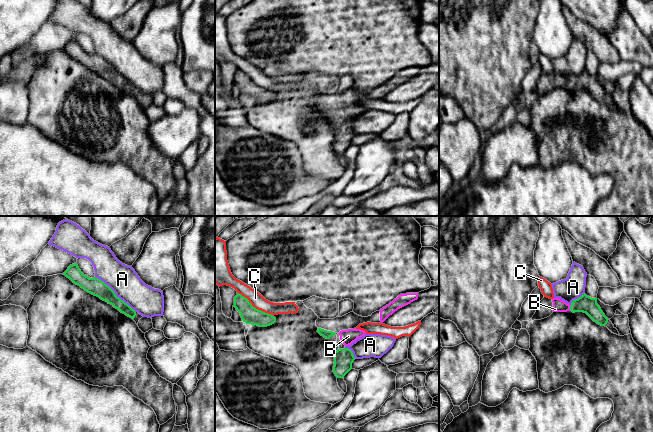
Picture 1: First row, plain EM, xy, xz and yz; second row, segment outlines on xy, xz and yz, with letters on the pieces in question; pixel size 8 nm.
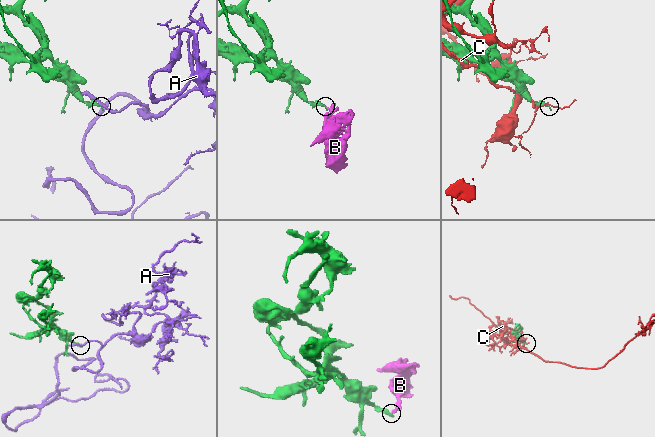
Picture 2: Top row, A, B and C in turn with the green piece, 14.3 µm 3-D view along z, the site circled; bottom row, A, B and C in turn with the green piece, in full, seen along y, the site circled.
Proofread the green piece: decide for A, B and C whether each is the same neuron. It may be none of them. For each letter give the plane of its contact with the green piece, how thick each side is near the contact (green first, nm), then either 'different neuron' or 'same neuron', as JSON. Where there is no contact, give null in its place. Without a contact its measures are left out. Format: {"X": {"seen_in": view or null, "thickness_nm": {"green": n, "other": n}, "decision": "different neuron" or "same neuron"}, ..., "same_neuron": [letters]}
{"A": {"seen_in": "xy", "thickness_nm": {"green": 140, "other": 240}, "decision": "different neuron"}, "B": {"seen_in": "yz", "thickness_nm": {"green": 140, "other": 100}, "decision": "same neuron"}, "C": {"seen_in": "xz", "thickness_nm": {"green": 140, "other": 110}, "decision": "different neuron"}, "same_neuron": ["B"]}

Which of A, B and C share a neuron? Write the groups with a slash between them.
A / B / C

